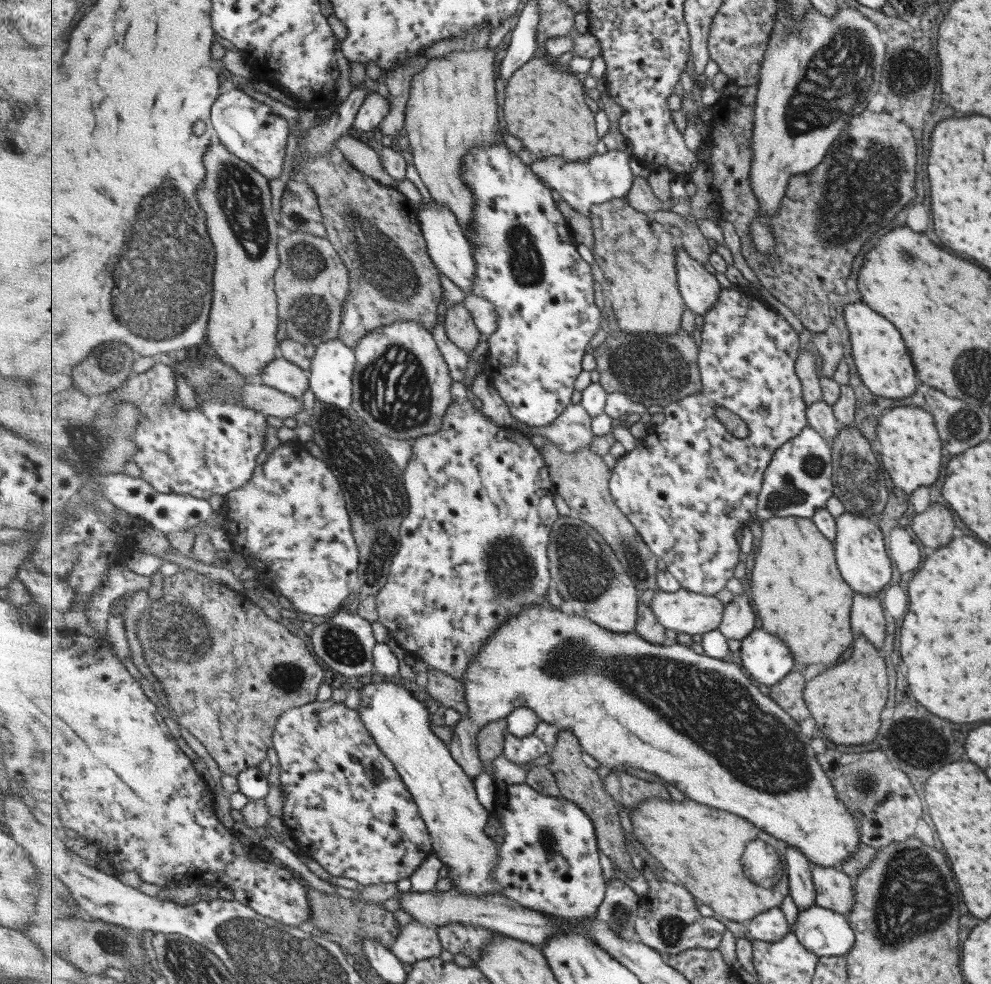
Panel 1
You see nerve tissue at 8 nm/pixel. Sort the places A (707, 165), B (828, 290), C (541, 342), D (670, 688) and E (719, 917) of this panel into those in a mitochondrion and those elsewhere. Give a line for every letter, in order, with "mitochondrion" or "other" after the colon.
A: other
B: other
C: other
D: mitochondrion
E: other

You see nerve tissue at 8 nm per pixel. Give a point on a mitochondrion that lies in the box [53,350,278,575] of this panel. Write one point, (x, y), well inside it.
(92, 450)

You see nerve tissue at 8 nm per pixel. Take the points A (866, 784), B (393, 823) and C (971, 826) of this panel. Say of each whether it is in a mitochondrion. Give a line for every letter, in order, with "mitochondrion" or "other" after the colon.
A: mitochondrion
B: other
C: other

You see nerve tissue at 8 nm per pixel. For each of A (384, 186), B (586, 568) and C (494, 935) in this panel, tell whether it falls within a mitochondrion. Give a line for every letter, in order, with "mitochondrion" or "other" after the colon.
A: other
B: mitochondrion
C: other

